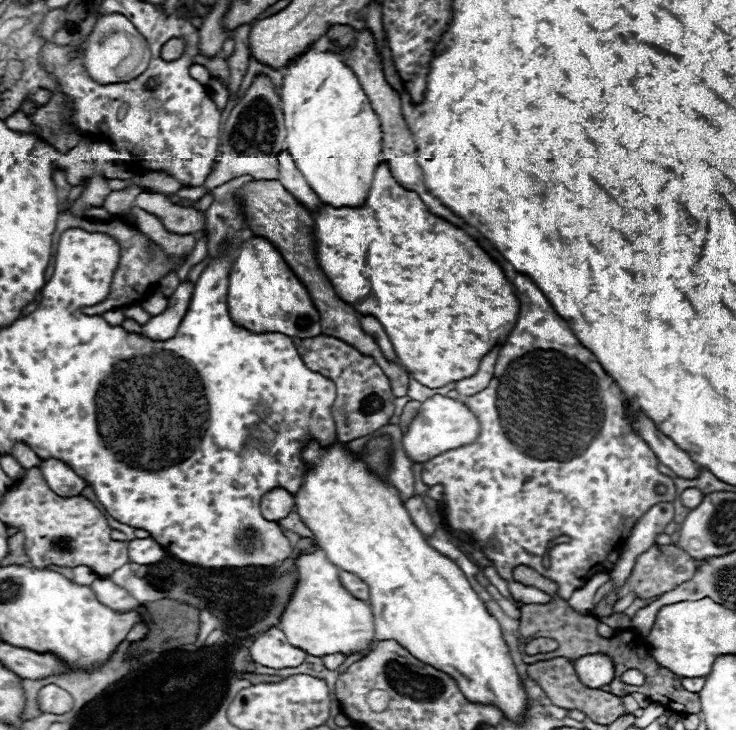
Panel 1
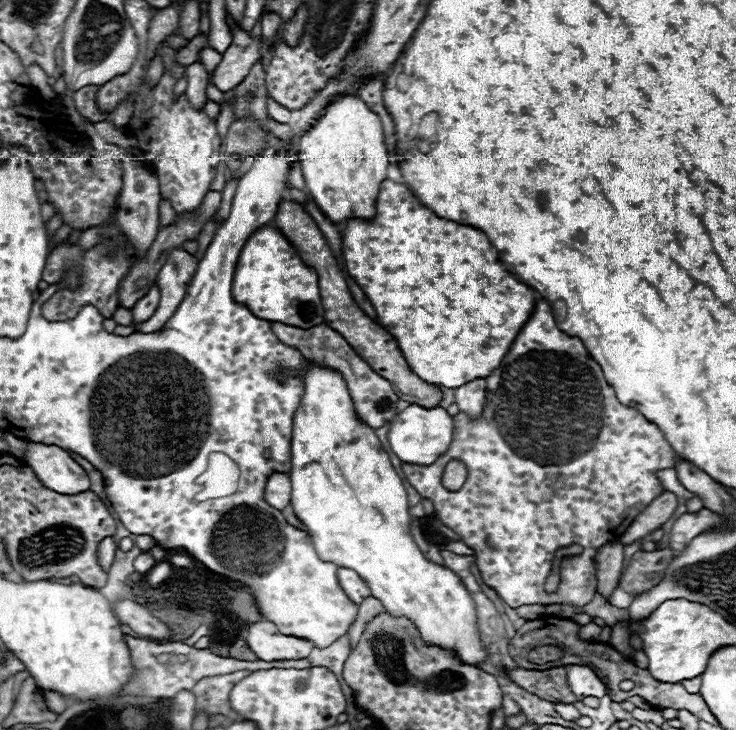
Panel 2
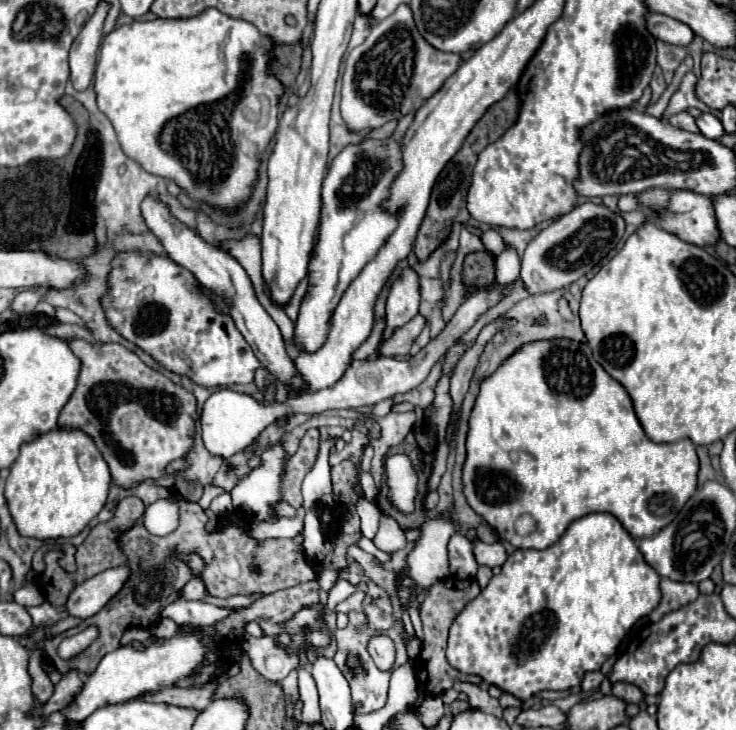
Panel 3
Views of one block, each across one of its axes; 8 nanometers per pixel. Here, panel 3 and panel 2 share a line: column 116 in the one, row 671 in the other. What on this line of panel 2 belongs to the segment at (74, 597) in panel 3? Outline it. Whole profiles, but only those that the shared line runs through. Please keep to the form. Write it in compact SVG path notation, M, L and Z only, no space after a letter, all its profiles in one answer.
M568 666L566 670L568 670L566 672L568 686L570 686L572 694L576 696L576 700L584 700L586 696L602 698L606 694L604 684L592 672L592 668L588 668L588 666Z

